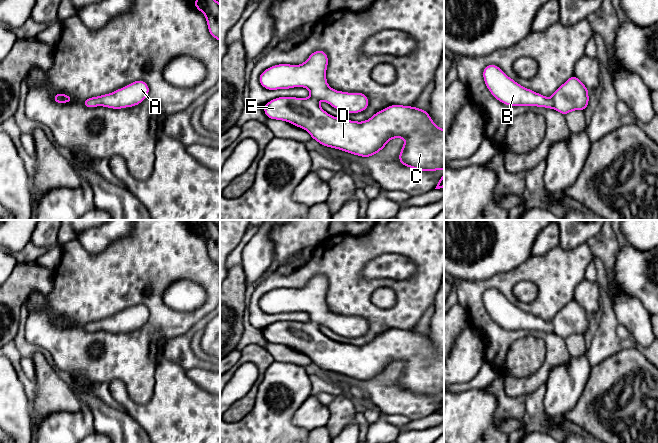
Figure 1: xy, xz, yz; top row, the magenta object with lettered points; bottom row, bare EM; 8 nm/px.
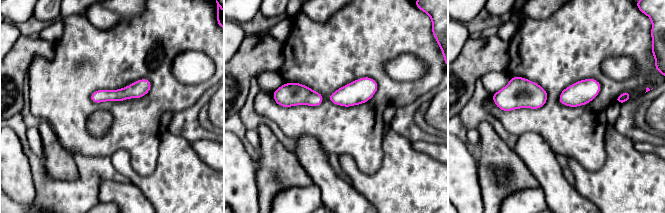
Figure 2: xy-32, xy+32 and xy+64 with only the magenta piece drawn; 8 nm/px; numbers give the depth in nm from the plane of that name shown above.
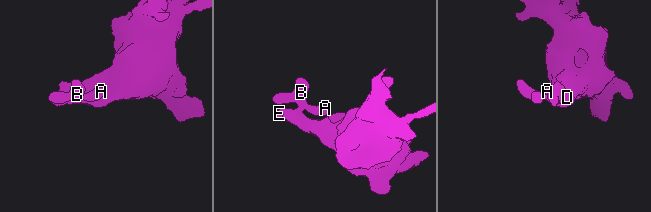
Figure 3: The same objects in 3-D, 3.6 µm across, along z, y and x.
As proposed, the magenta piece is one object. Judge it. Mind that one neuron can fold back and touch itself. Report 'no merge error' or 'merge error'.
no merge error

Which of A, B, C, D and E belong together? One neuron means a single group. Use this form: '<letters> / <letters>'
A B C D E

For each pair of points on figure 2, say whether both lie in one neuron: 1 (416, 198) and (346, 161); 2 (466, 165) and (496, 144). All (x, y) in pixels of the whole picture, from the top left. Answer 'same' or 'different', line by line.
1: same
2: different

